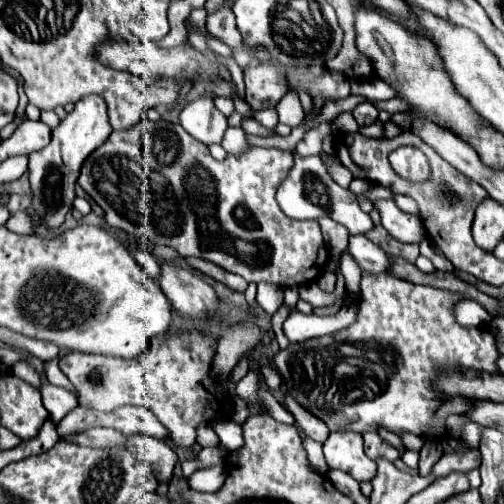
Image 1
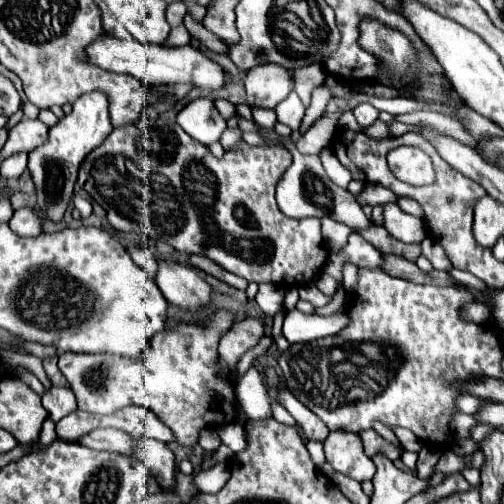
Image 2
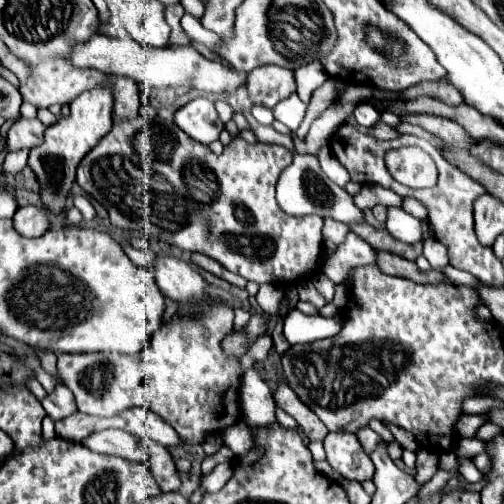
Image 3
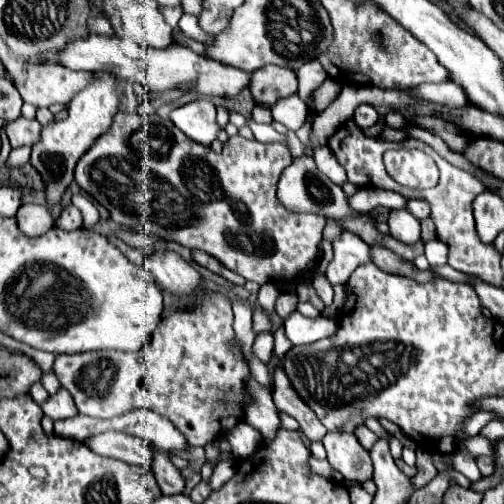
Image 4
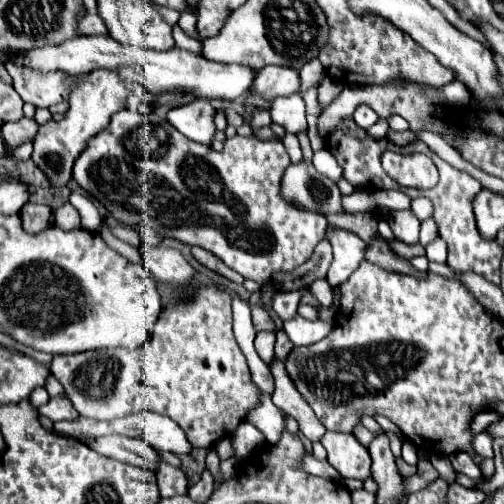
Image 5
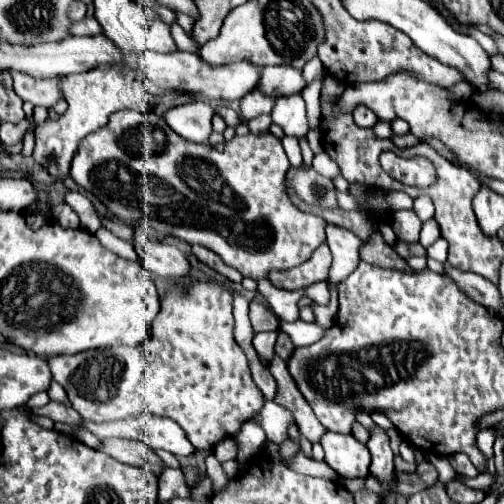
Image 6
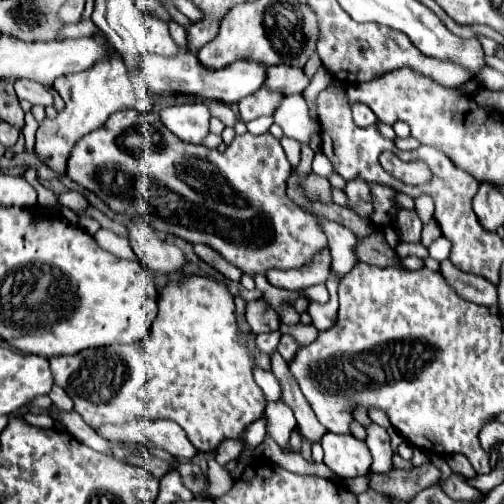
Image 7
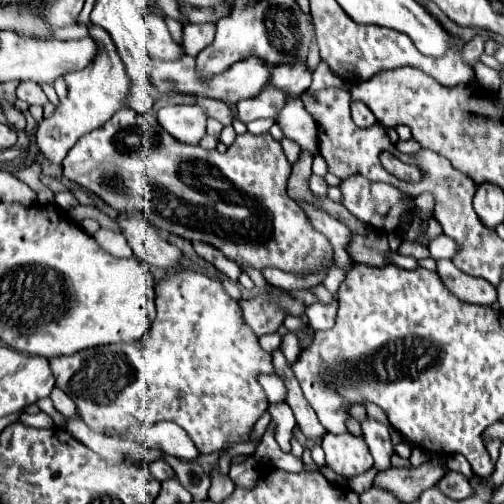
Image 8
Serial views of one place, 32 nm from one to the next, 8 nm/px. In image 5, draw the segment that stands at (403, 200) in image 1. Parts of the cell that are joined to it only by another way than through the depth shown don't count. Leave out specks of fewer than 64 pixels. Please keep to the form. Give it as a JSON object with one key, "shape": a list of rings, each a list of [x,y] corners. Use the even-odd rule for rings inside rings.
{"shape":[[[416,198],[412,202],[412,212],[420,218],[420,220],[428,220],[432,216],[432,202],[428,198]]]}

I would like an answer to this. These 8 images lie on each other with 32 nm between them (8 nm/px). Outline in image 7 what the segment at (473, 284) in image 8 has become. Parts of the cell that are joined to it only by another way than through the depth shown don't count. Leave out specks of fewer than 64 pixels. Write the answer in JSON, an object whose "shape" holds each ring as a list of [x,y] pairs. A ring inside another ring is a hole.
{"shape":[[[450,260],[440,262],[440,274],[460,298],[488,308],[496,308],[496,286],[492,286],[488,280],[460,272],[456,266],[452,266]]]}

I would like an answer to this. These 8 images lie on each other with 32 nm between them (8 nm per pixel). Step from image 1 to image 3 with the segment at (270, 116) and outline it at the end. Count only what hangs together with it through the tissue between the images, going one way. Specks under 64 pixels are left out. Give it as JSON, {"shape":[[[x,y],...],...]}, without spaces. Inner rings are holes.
{"shape":[[[254,106],[254,108],[252,108],[252,116],[254,116],[260,124],[272,124],[272,122],[274,122],[272,110],[268,110],[268,108],[264,108],[264,106]]]}

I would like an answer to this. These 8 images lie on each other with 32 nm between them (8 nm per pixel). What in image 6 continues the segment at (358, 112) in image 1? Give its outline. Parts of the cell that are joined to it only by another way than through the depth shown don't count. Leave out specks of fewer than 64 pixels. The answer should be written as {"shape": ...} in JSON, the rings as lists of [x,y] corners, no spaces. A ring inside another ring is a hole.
{"shape":[[[356,106],[354,110],[352,110],[352,114],[354,114],[354,122],[360,126],[360,128],[370,128],[370,126],[374,126],[376,122],[378,122],[378,118],[376,118],[376,114],[368,108],[368,106]]]}

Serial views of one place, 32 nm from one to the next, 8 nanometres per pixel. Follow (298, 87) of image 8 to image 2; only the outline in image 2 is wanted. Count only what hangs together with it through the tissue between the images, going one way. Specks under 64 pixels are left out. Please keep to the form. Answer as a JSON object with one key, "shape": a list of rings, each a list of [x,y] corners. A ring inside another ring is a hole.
{"shape":[[[260,64],[258,68],[248,70],[244,86],[248,102],[252,106],[266,106],[266,108],[274,108],[294,90],[290,70],[276,64]]]}

